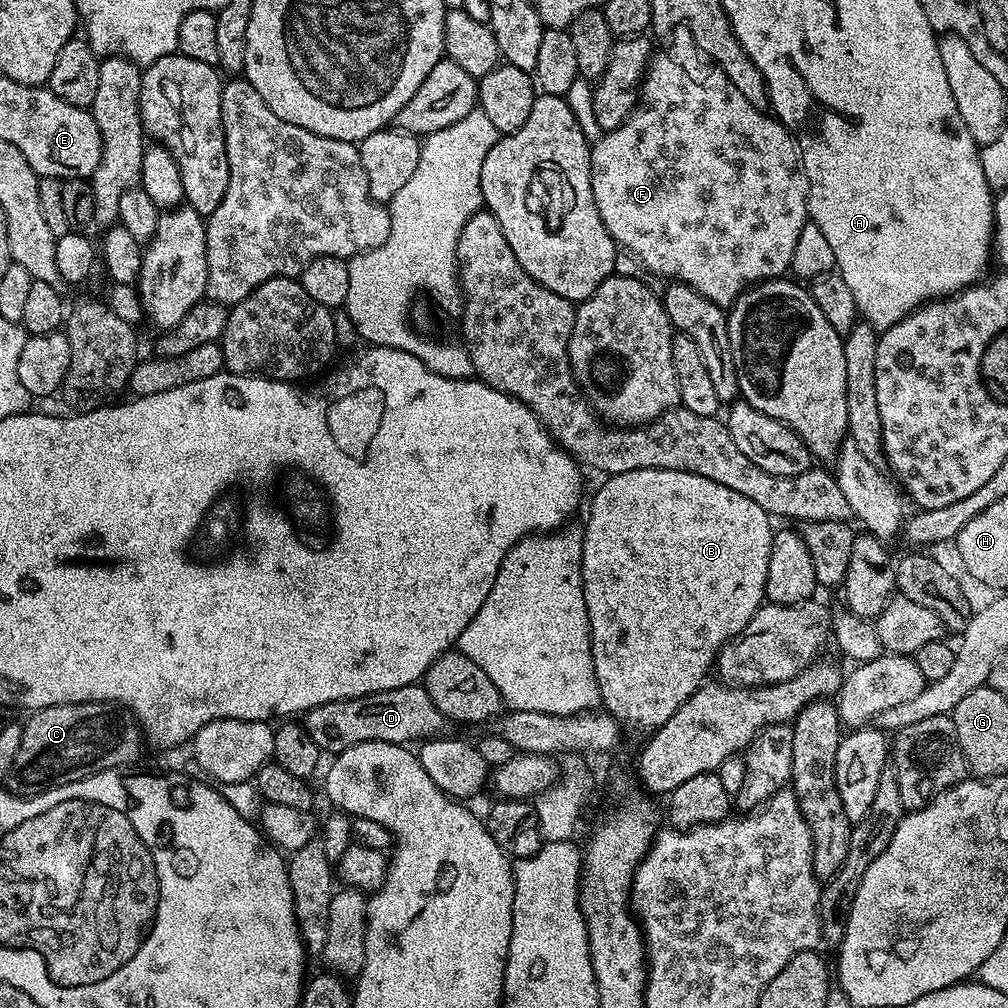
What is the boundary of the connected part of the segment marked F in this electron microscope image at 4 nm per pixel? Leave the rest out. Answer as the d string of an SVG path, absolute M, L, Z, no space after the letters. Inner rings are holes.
M679 26L673 28L667 40L668 45L666 45L661 52L660 49L653 51L652 60L648 63L648 68L644 72L644 81L640 84L640 98L636 102L636 109L626 118L626 122L622 122L622 126L618 126L618 130L610 130L609 132L603 133L603 136L591 145L592 165L590 166L590 178L592 179L594 206L598 206L598 218L602 218L606 230L612 235L613 242L623 249L627 255L637 258L644 269L653 272L654 275L663 277L665 281L678 284L689 284L694 290L698 290L698 294L710 298L710 302L714 302L720 308L727 309L743 294L743 292L748 291L753 284L758 284L762 280L775 280L783 277L785 273L791 269L792 259L794 258L794 246L798 246L798 234L802 234L804 225L809 223L808 179L804 176L804 169L800 163L800 147L796 145L795 135L793 135L789 129L785 128L775 116L765 111L765 109L750 106L750 102L746 102L746 97L739 92L738 86L734 86L734 82L730 82L730 78L726 78L726 74L723 70L701 52L699 46L694 42L694 38L690 34L688 28L681 28Z

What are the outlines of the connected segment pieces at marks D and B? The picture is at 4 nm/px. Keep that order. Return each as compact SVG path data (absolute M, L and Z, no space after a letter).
M417 682L410 686L398 686L394 690L314 706L303 713L302 723L310 738L318 742L321 753L335 754L362 742L390 742L408 746L413 743L411 740L420 742L435 737L441 731L439 728L445 727L446 721L438 706L430 702L430 694L426 694L423 683Z
M626 470L626 474L618 474L617 476L608 476L605 484L597 490L592 496L592 505L588 508L588 524L583 525L584 541L582 542L582 586L584 587L584 597L586 598L586 610L588 611L588 621L590 622L590 630L592 631L592 657L594 658L594 678L598 678L598 690L600 691L601 705L617 720L626 722L632 728L650 728L649 730L657 730L662 727L668 718L691 695L693 695L701 685L705 683L708 668L715 665L716 657L720 654L720 648L723 644L734 639L741 630L750 622L750 618L754 618L754 614L759 610L760 605L765 603L764 587L766 586L766 570L770 562L770 550L774 539L773 521L770 519L766 510L762 510L762 506L758 506L758 502L750 502L750 498L746 498L743 494L738 494L738 490L730 490L730 486L722 486L722 482L710 482L710 478L702 478L702 474L690 474L682 470Z

